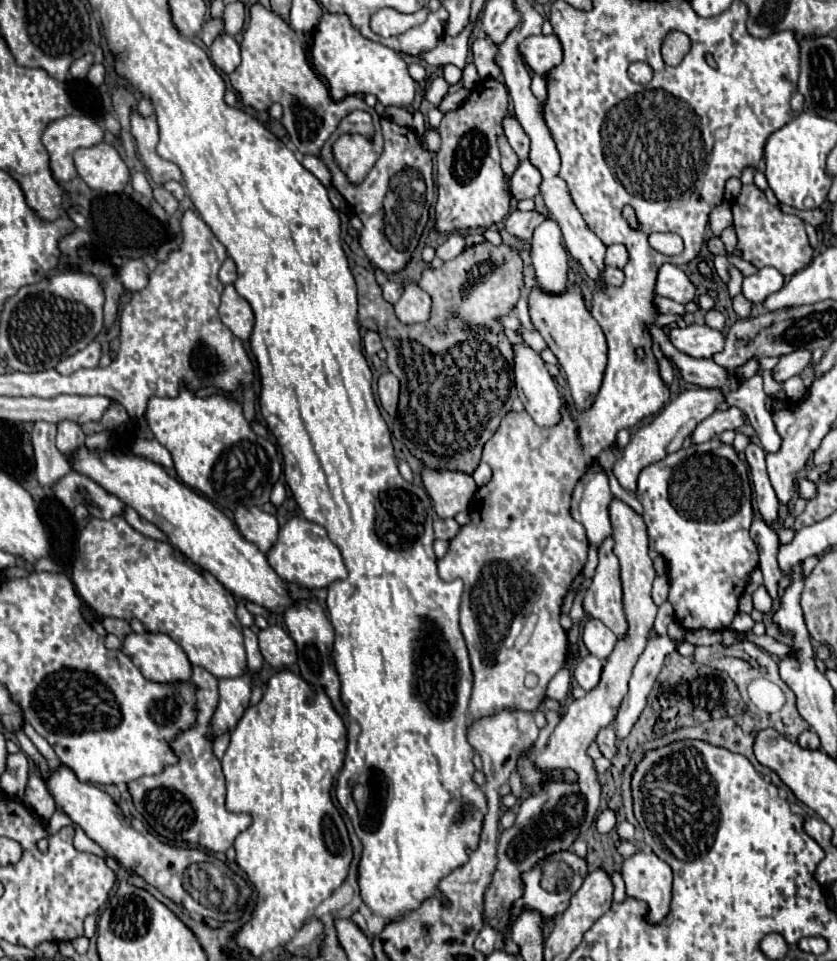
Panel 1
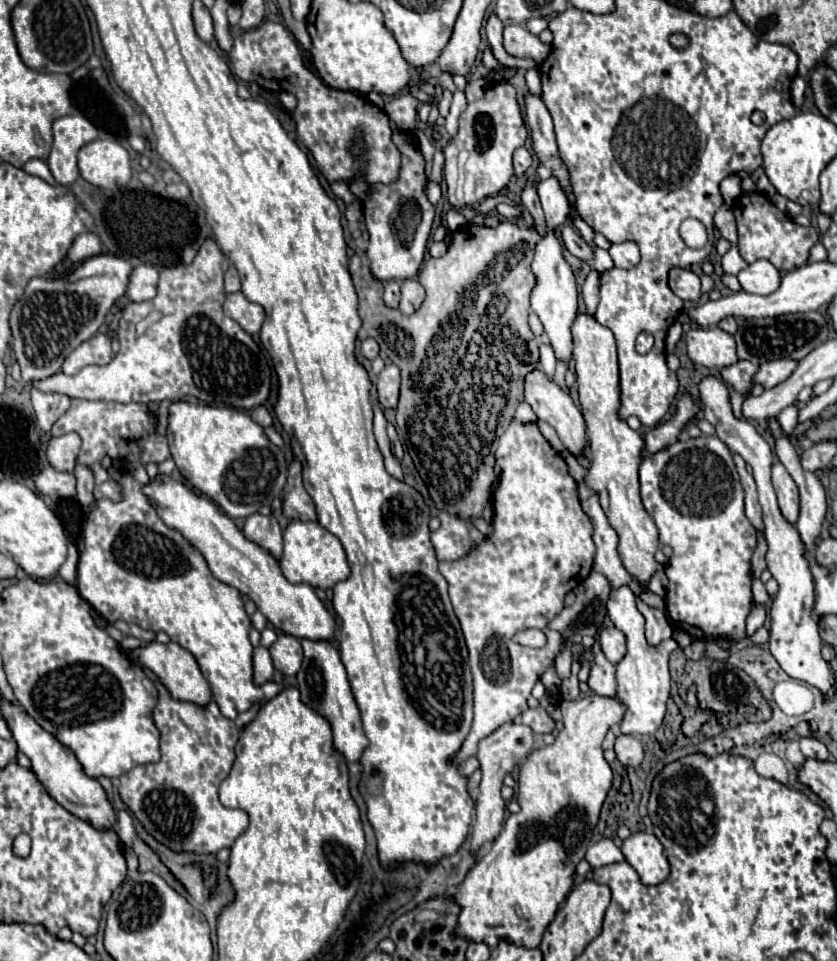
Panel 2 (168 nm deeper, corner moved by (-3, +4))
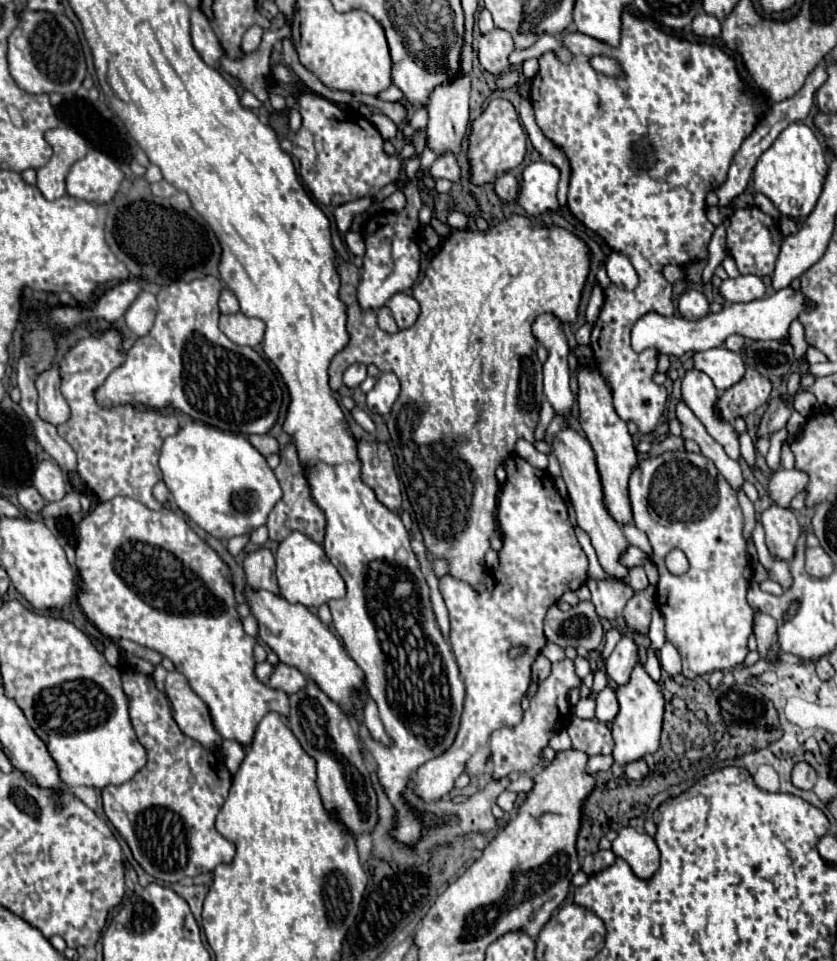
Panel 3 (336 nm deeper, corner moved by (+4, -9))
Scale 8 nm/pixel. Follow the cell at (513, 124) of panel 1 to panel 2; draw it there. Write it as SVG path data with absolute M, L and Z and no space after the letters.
M518 148L518 150L514 152L514 176L516 176L516 178L522 178L524 172L530 168L530 164L532 164L530 152L528 152L526 148Z

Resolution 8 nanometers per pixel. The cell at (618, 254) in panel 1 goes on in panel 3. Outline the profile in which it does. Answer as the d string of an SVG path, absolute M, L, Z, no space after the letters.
M611 253L607 259L607 275L609 279L623 289L635 289L637 287L637 273L631 265L631 261L621 253Z

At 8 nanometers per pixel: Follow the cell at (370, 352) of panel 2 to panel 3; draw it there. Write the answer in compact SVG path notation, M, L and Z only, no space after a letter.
M355 363L355 365L351 365L347 371L345 371L345 375L343 375L343 383L347 385L347 387L357 387L357 385L361 385L361 381L367 377L367 365L365 363Z

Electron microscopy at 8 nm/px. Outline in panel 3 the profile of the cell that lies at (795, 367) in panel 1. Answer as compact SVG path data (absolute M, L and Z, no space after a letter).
M759 373L745 375L739 383L729 387L721 393L717 401L719 415L725 421L731 421L735 417L745 417L759 409L761 405L767 405L767 399L771 399L771 381Z

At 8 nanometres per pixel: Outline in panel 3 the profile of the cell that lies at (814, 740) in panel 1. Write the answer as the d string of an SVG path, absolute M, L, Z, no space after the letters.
M801 761L801 763L797 763L793 767L793 785L795 787L799 787L799 789L813 789L815 781L817 781L817 773L815 773L815 769L809 763Z

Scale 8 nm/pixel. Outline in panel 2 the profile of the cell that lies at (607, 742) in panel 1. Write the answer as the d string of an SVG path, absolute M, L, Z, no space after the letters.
M620 734L620 736L616 738L614 750L616 750L618 760L620 760L624 766L632 766L632 768L636 768L636 766L640 766L642 760L644 760L644 750L642 750L642 742L640 742L640 738Z

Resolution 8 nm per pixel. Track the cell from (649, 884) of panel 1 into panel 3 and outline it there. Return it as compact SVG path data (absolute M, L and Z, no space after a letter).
M625 827L619 831L617 839L613 841L613 853L629 863L635 877L647 881L659 869L659 849L643 831L633 827Z

